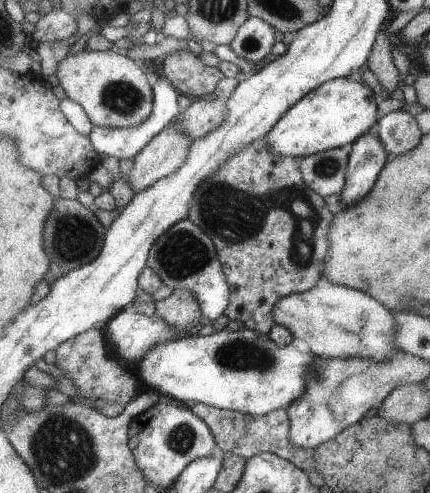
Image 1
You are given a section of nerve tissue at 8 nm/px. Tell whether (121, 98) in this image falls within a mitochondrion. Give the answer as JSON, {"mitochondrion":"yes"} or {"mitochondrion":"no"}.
{"mitochondrion":"yes"}

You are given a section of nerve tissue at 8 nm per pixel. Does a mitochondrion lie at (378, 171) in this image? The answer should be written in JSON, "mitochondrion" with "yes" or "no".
{"mitochondrion":"no"}

